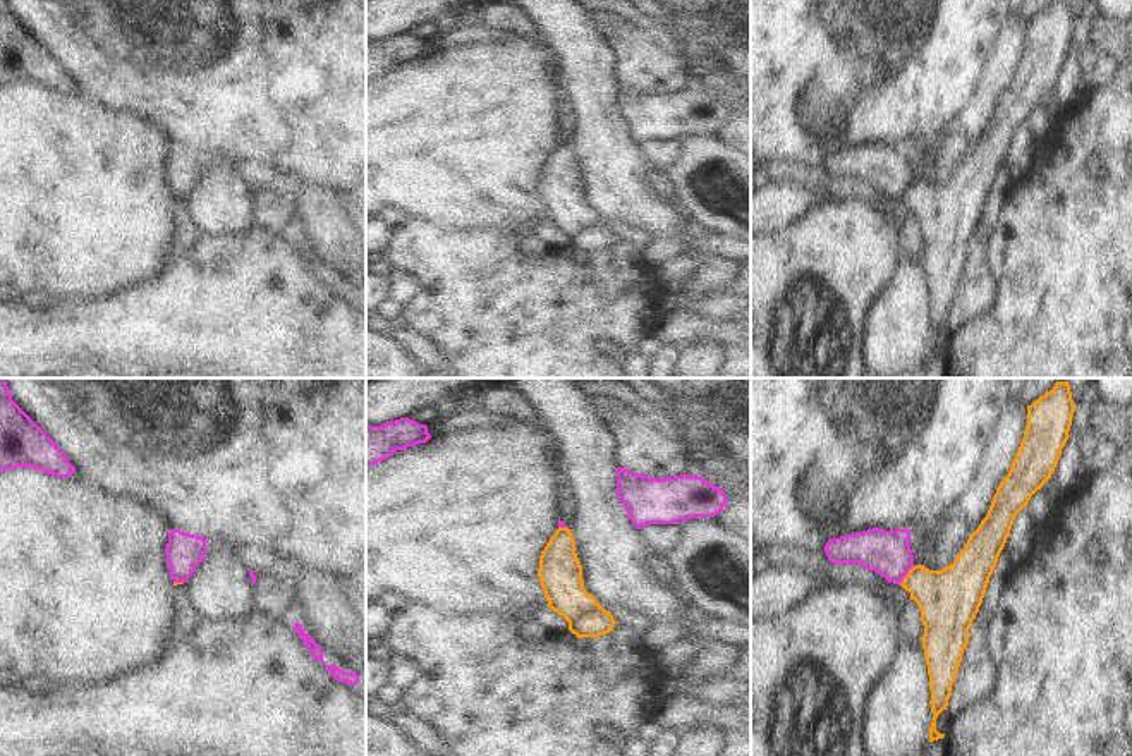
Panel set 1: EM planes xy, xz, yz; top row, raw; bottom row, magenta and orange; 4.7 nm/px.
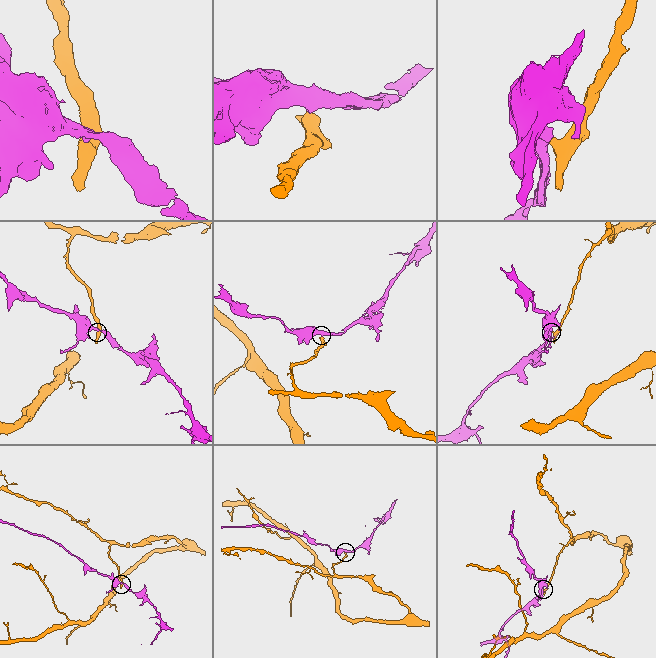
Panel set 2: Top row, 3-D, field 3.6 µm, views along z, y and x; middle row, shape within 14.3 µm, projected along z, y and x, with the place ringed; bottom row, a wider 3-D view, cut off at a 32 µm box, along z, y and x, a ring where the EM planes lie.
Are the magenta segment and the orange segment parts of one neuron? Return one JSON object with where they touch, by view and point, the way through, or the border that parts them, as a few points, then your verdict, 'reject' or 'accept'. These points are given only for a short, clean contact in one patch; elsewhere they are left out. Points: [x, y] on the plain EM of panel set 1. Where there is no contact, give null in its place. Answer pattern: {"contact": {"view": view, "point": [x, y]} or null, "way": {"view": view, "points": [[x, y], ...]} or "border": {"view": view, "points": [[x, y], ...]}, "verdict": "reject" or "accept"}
{"contact": {"view": "yz", "point": [907, 188]}, "border": {"view": "yz", "points": [[914, 181], [899, 198]]}, "verdict": "reject"}

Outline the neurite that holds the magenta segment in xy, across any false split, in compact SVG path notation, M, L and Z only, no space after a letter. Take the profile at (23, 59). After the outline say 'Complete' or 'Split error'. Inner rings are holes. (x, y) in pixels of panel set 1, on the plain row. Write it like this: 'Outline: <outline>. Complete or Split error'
Outline: M0 0L0 88L29 82L57 93L70 93L76 82L57 58L12 15Z. Complete

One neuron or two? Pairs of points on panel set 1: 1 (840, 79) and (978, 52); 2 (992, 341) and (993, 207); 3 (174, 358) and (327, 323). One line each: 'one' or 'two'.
1: one
2: two
3: one

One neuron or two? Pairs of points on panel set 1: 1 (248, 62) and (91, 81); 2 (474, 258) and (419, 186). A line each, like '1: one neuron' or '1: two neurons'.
1: one neuron
2: two neurons

